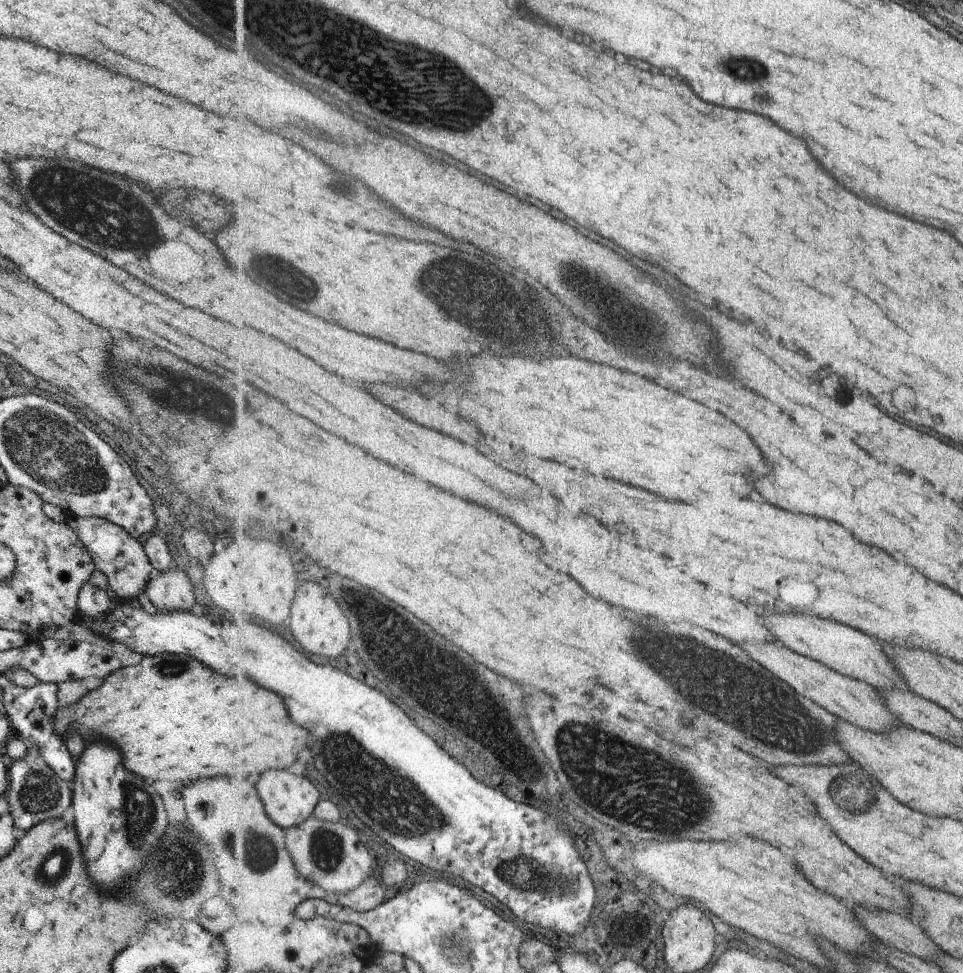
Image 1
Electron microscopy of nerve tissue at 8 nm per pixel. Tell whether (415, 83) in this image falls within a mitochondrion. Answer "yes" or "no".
yes

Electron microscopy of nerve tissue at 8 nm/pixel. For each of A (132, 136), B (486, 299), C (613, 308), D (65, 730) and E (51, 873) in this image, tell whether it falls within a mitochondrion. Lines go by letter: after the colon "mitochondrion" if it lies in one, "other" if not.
A: other
B: mitochondrion
C: mitochondrion
D: other
E: mitochondrion

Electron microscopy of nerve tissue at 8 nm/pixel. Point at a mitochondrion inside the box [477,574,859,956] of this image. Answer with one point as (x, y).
(597, 762)

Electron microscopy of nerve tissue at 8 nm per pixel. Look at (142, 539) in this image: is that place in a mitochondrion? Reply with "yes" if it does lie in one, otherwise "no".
no

